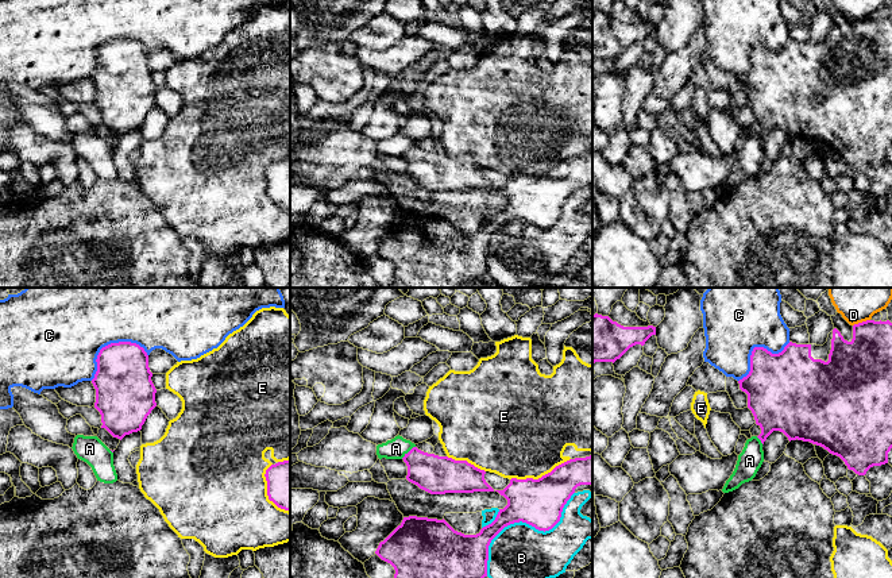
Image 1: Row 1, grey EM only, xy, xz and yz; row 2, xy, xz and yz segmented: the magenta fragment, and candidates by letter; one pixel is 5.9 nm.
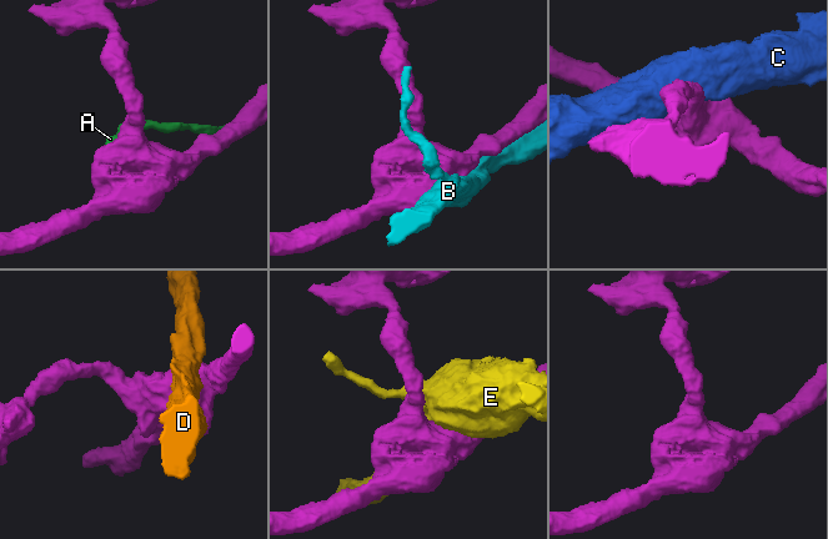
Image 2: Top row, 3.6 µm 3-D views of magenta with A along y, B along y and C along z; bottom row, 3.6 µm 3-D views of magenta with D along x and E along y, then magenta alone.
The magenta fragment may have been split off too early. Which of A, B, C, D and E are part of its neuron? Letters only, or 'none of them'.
none of them

